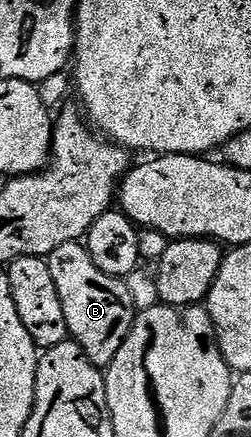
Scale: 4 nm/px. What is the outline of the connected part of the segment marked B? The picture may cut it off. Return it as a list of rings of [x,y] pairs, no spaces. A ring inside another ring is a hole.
[[[81,241],[60,244],[47,258],[46,263],[60,295],[64,308],[64,320],[68,320],[68,335],[84,348],[93,366],[105,368],[112,364],[116,352],[124,344],[136,317],[134,294],[121,278],[100,272]]]

